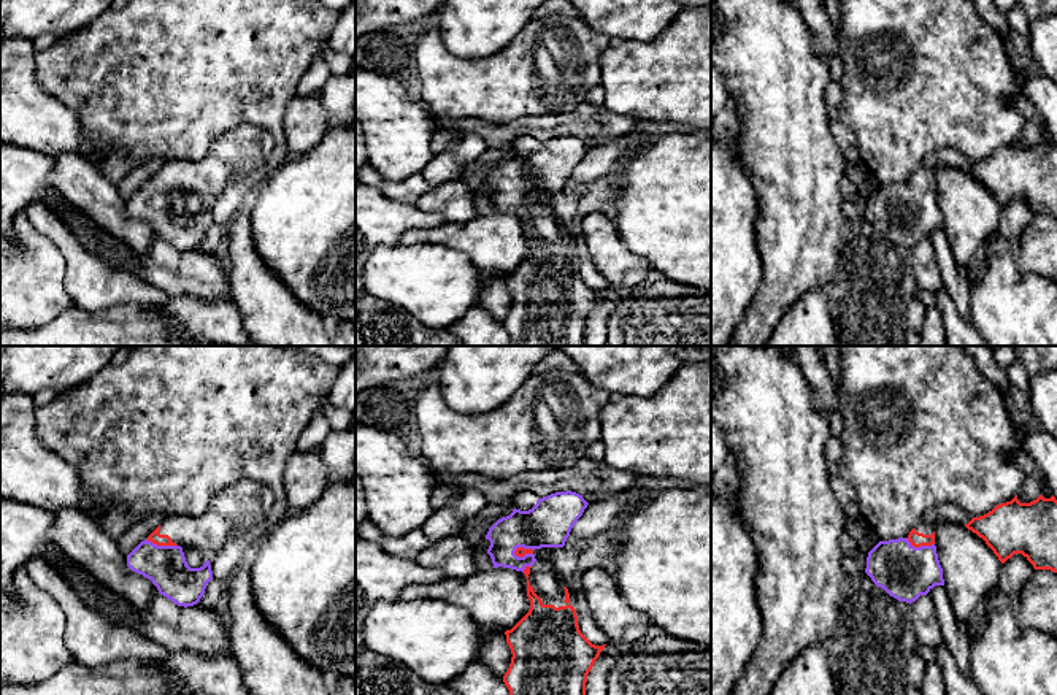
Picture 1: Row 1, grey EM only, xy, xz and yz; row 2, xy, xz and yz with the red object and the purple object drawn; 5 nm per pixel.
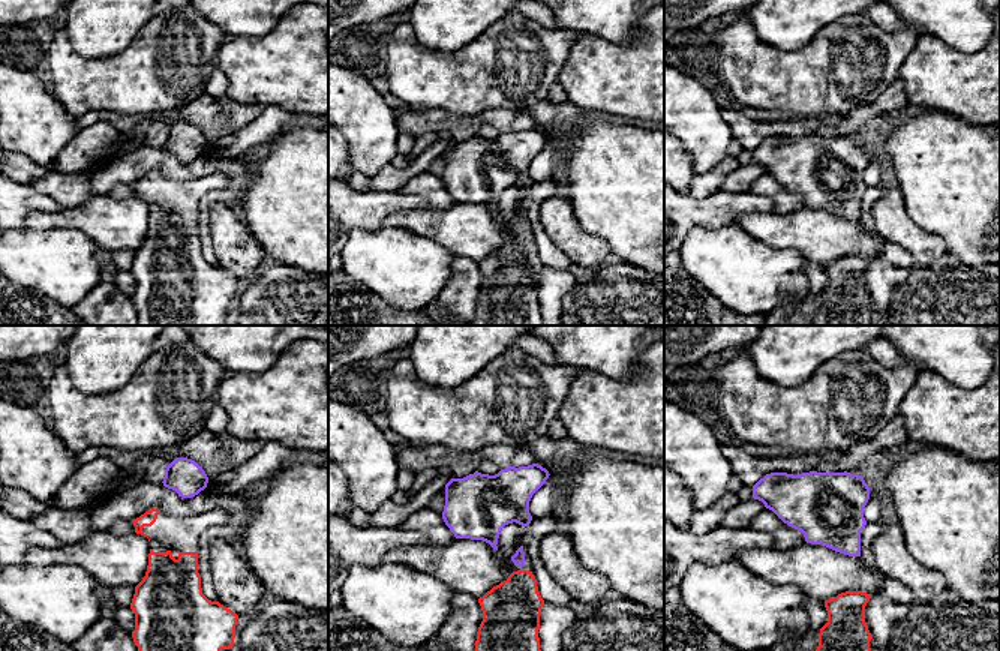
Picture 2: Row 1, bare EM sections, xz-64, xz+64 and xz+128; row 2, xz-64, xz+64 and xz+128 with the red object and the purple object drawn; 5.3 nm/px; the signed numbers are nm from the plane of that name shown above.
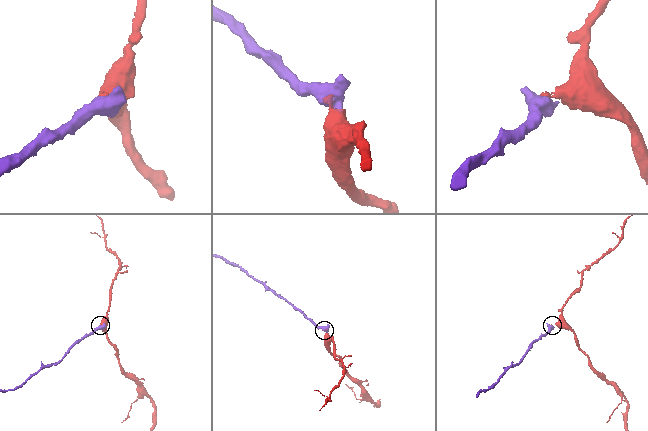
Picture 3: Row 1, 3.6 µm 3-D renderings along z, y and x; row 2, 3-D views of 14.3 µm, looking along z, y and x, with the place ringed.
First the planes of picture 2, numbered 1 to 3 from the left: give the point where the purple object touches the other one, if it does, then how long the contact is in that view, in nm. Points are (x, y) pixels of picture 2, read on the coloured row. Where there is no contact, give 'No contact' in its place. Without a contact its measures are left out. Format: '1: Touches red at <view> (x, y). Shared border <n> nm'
1: No contact
2: No contact
3: No contact

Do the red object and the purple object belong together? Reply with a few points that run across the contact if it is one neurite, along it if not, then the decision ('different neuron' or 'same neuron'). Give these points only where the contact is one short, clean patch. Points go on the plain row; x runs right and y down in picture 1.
line xy (161, 184), (162, 189), (162, 205), (165, 210); same neuron

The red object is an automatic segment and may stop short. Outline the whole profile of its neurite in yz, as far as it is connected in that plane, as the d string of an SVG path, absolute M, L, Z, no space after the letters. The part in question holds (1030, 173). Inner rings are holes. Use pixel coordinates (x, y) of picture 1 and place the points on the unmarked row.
M1017 140L997 149L984 160L973 162L967 170L986 186L1001 208L1022 198L1035 214L1057 217L1057 144L1040 140L1020 148Z

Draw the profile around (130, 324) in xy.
M122 303L90 313L67 308L46 325L2 328L0 346L206 346L181 335L181 325L165 308Z

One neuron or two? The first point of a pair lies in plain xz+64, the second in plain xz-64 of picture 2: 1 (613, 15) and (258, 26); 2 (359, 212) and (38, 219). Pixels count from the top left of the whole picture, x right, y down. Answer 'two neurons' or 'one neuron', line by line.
1: one neuron
2: two neurons

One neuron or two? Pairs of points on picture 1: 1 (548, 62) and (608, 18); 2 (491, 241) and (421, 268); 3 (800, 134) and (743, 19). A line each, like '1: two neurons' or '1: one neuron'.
1: two neurons
2: two neurons
3: one neuron

